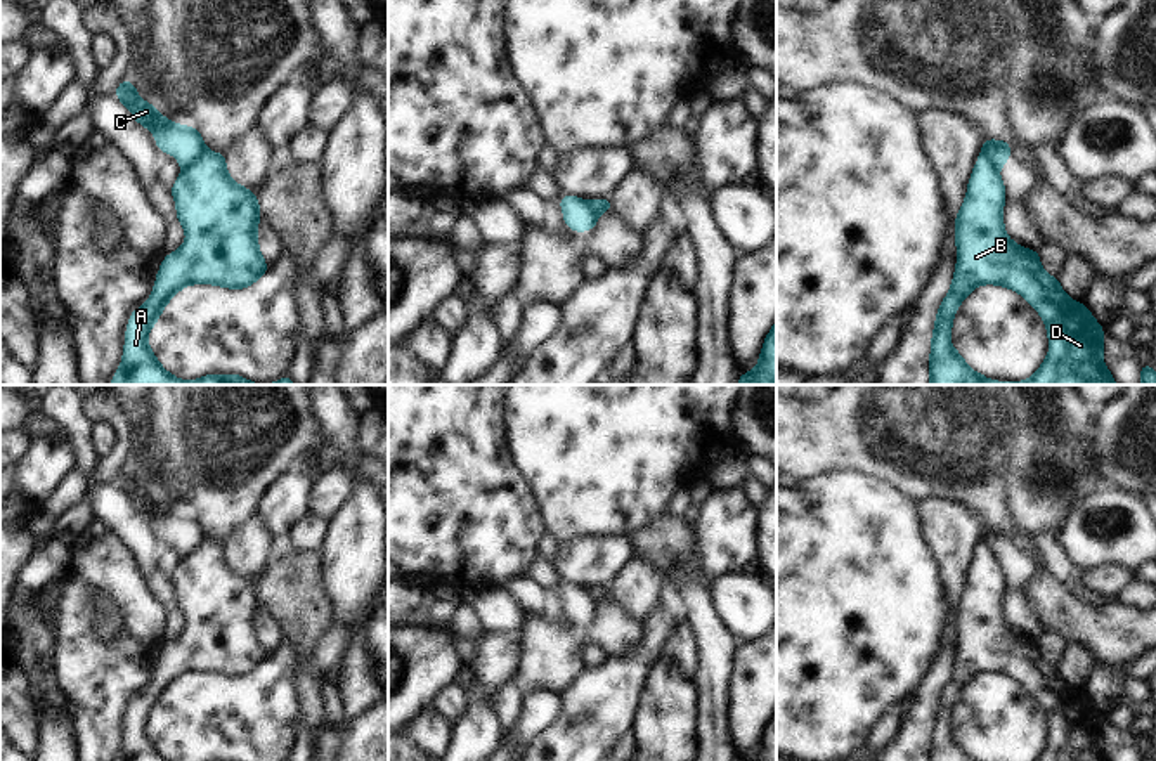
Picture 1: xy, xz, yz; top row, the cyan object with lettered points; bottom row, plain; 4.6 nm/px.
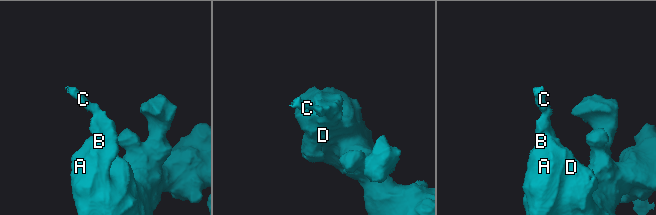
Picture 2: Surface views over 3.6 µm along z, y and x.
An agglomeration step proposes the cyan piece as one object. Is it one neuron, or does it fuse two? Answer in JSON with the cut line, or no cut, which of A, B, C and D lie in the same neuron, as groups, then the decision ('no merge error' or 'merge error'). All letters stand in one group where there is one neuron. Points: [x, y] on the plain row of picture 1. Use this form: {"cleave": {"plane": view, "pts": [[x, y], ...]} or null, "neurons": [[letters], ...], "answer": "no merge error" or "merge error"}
{"cleave": {"plane": "xy", "pts": [[207, 538], [184, 557]]}, "neurons": [["A", "B", "D"], ["C"]], "answer": "merge error"}

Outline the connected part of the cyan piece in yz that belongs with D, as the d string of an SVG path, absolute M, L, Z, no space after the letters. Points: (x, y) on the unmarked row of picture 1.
M981 541L955 607L957 657L938 697L929 761L976 761L951 735L950 719L957 697L979 673L1017 680L1047 712L1050 738L1036 761L1109 761L1101 747L1102 714L1087 693L1064 683L1057 666L1043 660L1038 640L1007 626L1003 593L1005 574L991 546Z

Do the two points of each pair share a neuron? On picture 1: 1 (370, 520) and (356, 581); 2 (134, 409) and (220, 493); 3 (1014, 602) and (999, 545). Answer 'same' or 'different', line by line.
1: same
2: different
3: same

